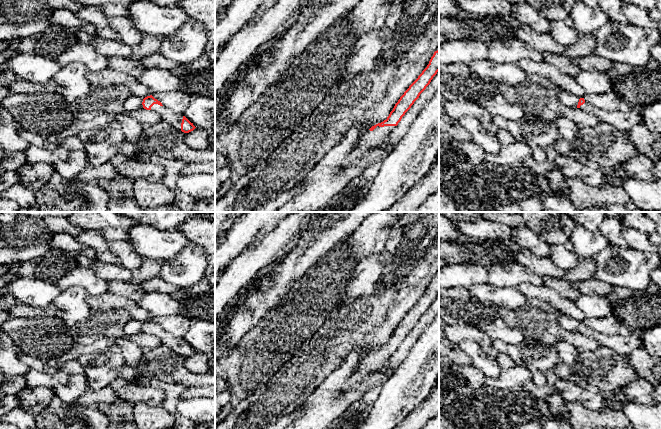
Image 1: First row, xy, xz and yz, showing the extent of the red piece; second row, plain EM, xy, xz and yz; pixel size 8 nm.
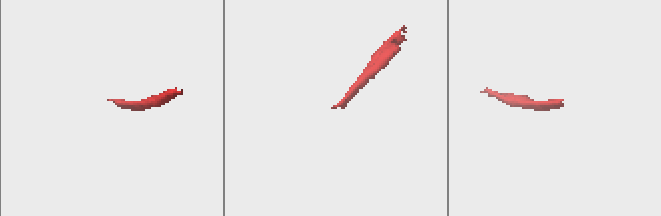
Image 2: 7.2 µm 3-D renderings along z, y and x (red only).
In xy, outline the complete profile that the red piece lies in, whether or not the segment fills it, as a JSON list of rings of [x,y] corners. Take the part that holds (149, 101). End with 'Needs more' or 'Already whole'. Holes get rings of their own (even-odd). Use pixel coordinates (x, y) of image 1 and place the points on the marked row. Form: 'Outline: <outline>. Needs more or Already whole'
Outline: [[[152,95],[143,99],[141,108],[157,112],[161,116],[161,120],[168,122],[178,131],[189,133],[196,128],[185,116],[175,113],[171,109],[163,106],[162,103]]]. Needs more

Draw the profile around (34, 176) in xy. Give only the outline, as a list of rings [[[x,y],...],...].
[[[26,162],[16,172],[21,177],[21,183],[35,192],[50,181],[56,170],[52,164]]]

